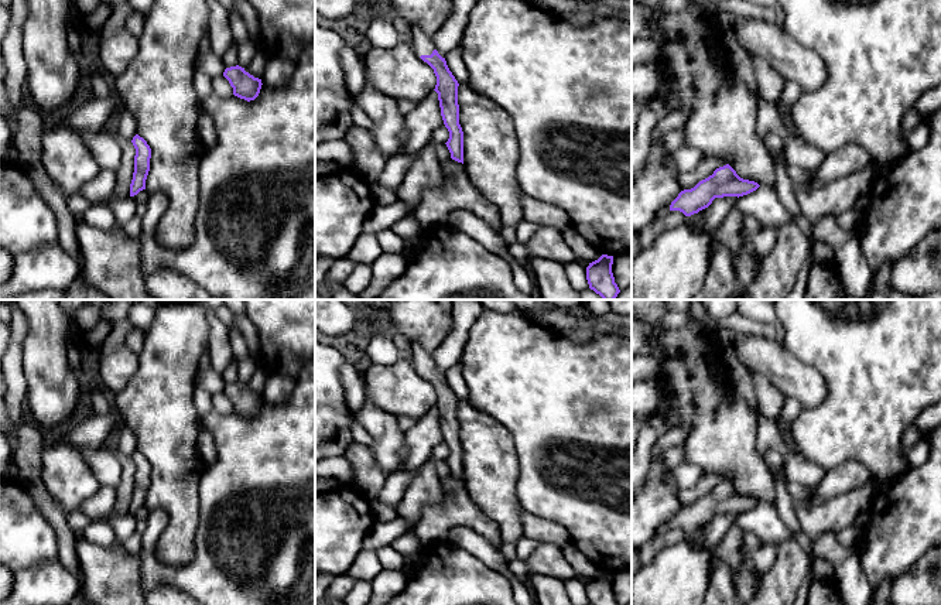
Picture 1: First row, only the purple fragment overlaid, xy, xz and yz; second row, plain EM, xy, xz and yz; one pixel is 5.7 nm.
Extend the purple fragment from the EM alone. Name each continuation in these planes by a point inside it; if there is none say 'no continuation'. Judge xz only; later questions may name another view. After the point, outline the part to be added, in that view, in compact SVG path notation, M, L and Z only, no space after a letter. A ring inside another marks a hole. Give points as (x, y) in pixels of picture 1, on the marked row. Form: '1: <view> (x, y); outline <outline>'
1: xz (423, 44); outline M411 27L411 44L417 57L431 55L435 49L432 35L425 34L418 27Z

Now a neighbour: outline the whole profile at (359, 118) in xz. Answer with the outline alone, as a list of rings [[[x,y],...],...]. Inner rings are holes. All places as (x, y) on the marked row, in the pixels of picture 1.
[[[355,103],[350,112],[352,120],[355,126],[367,129],[367,130],[379,130],[379,126],[376,126],[372,119]]]

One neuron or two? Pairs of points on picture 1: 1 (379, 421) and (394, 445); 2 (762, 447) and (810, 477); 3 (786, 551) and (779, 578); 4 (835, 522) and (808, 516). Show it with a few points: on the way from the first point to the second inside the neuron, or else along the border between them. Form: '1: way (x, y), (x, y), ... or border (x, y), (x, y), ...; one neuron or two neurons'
1: way (383, 427), (390, 440); one neuron
2: way (773, 444), (777, 444), (799, 465); one neuron
3: way (786, 559), (786, 571); one neuron
4: way (828, 518), (815, 518); one neuron

